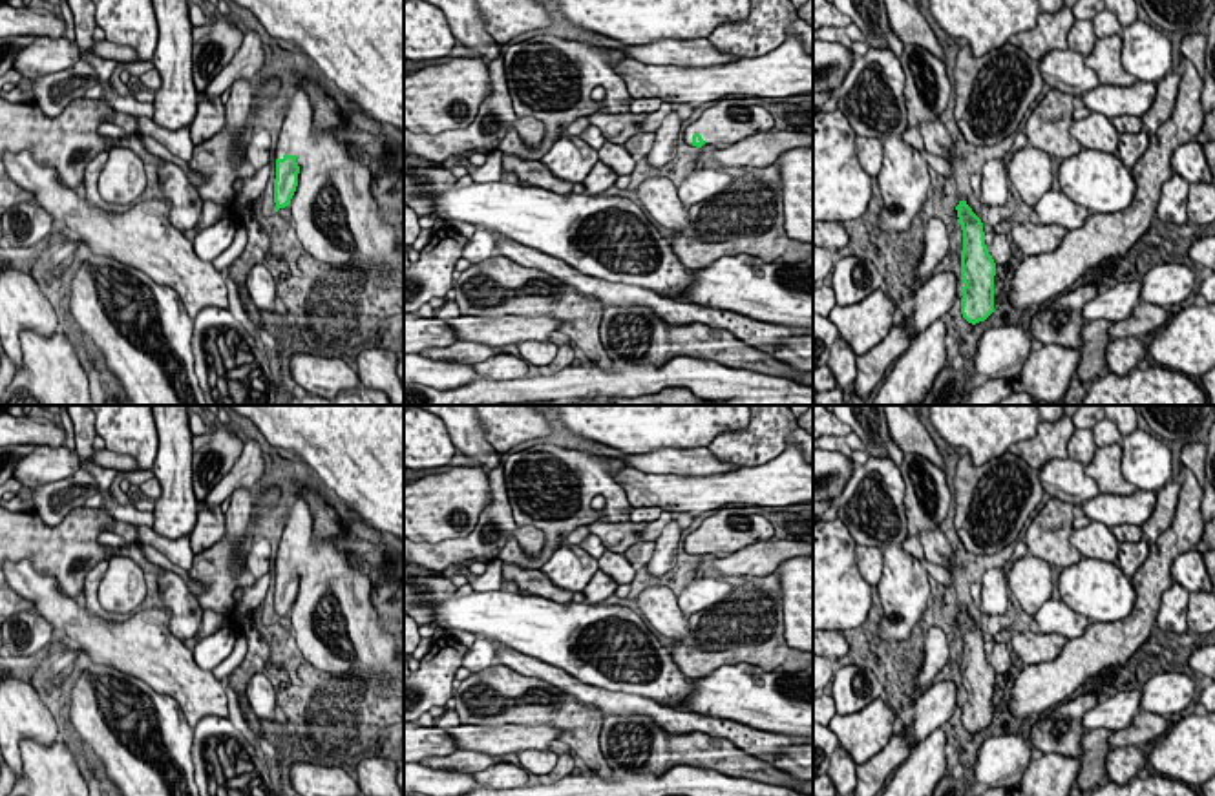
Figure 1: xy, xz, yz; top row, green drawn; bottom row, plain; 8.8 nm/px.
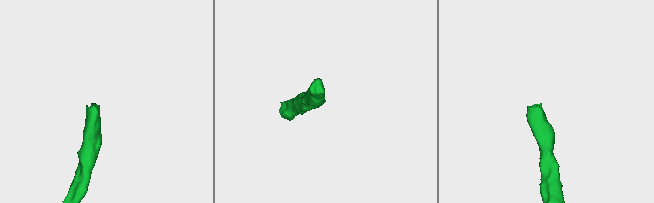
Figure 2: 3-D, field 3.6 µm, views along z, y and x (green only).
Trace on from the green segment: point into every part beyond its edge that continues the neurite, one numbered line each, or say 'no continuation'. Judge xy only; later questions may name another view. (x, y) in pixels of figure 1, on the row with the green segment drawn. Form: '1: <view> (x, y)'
1: xy (335, 216)

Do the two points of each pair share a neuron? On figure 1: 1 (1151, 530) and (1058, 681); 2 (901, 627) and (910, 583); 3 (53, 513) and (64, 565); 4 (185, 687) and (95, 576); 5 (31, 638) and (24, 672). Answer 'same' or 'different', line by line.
1: different
2: same
3: different
4: different
5: different

